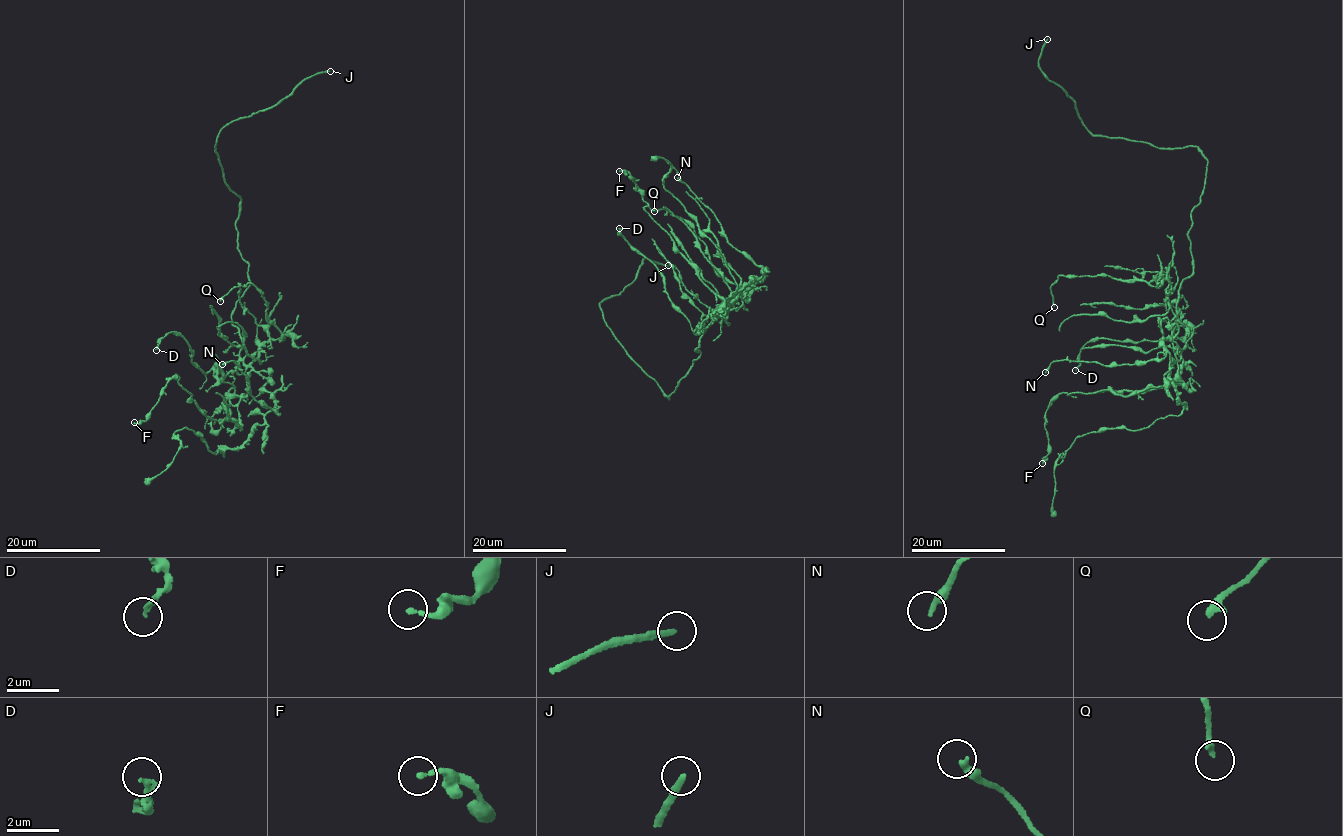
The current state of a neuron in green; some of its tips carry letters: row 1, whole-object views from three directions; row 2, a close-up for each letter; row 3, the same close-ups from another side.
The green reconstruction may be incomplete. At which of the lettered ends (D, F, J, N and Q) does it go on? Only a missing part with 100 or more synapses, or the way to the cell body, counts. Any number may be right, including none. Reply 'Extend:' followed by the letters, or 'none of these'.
Extend: J

